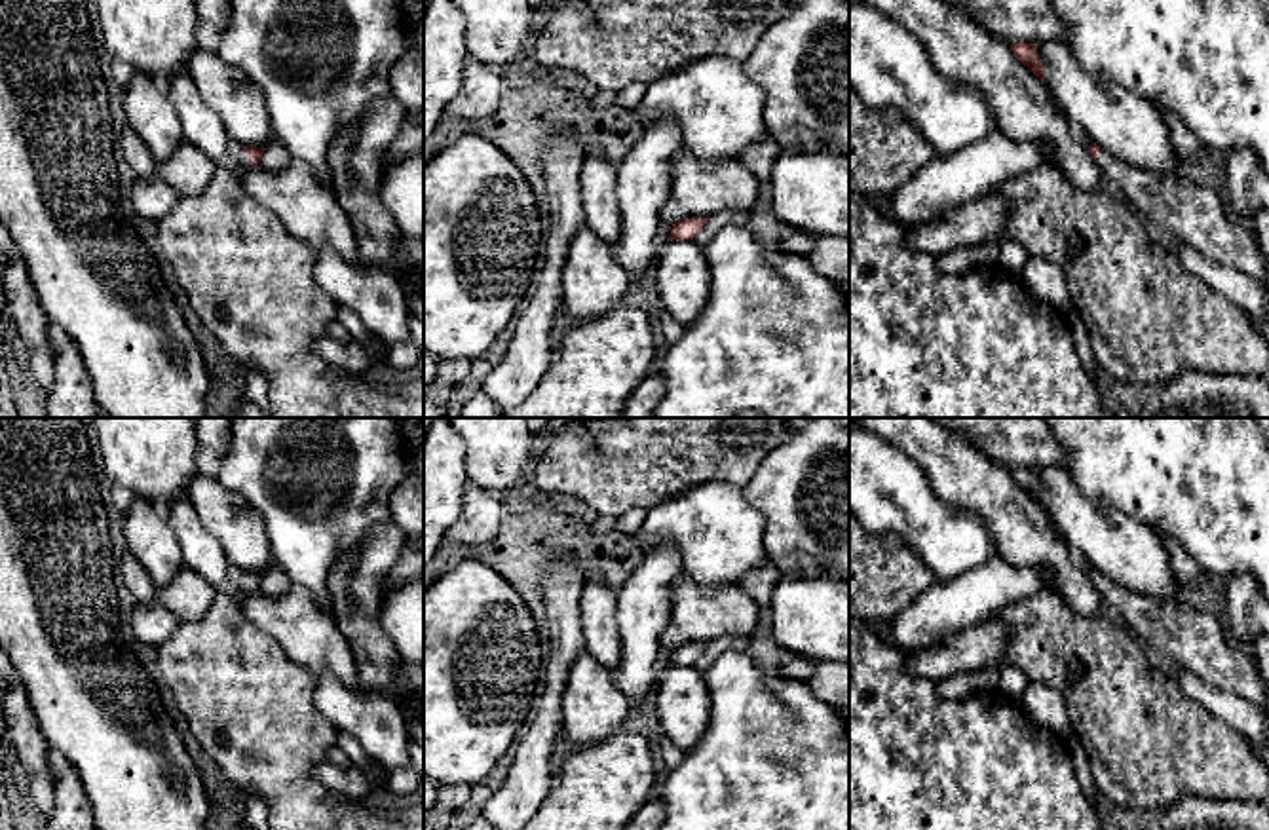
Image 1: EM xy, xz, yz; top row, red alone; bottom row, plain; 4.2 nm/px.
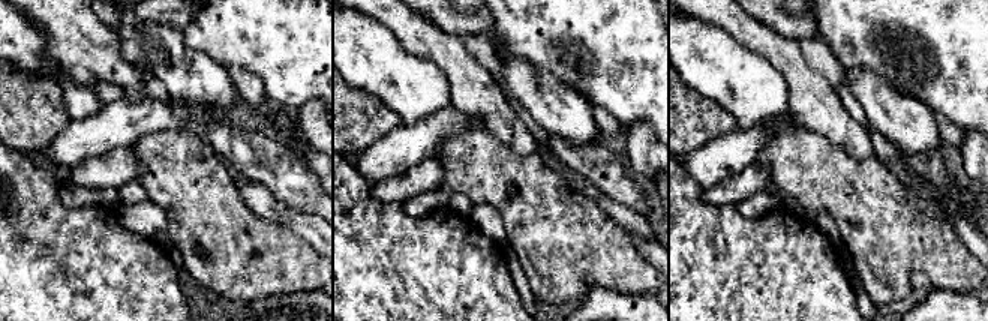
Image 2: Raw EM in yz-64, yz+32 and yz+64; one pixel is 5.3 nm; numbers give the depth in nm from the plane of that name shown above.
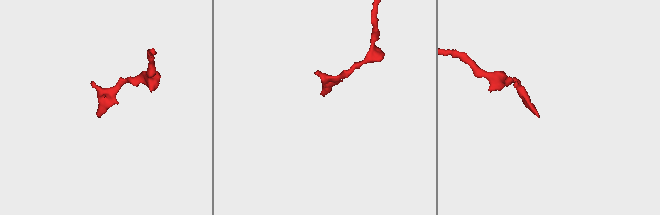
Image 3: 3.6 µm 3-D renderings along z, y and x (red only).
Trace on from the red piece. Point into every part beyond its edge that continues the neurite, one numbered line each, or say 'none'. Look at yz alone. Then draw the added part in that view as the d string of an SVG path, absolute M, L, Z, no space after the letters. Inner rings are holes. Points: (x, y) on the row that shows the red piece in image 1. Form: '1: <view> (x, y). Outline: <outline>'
1: yz (1195, 215). Outline: M1098 150L1094 158L1104 180L1180 243L1195 247L1208 260L1269 281L1269 262L1252 224L1235 220L1218 192L1178 173L1159 175L1136 169Z

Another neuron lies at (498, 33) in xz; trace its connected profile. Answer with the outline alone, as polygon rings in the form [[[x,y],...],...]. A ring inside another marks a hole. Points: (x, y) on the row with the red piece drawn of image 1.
[[[452,0],[467,28],[469,57],[513,78],[528,65],[532,6],[528,0]]]

